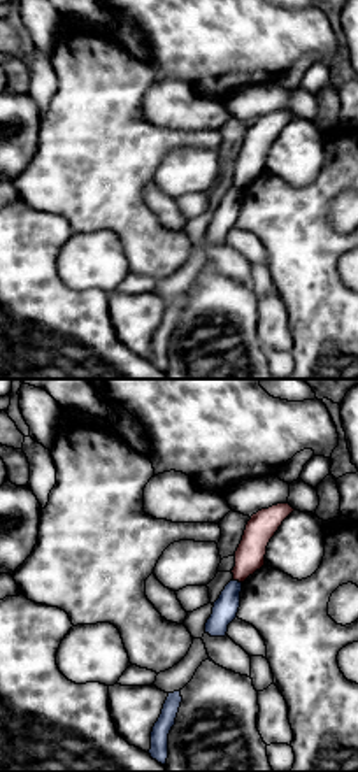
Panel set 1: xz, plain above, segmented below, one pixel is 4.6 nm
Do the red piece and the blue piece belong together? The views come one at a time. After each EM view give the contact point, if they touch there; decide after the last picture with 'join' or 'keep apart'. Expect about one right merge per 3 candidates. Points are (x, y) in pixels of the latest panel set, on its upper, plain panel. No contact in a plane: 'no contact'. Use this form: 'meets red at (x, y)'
meets red at (237, 186)

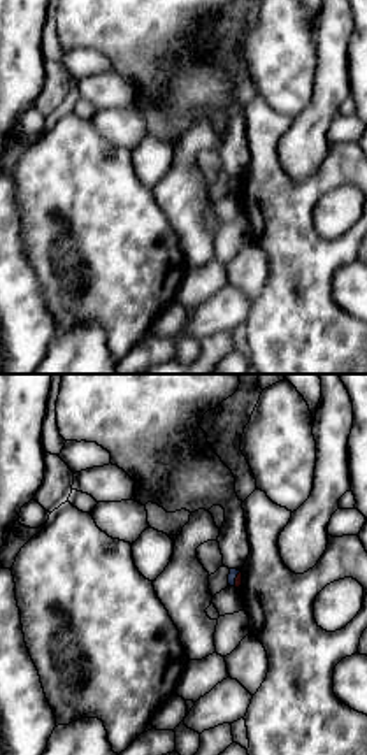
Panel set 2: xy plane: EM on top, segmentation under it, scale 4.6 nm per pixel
meets red at (236, 185)

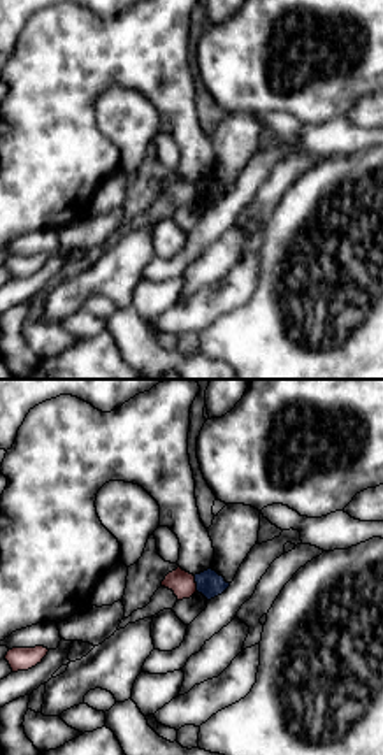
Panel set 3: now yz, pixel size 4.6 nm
meets red at (195, 190)

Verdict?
keep apart

